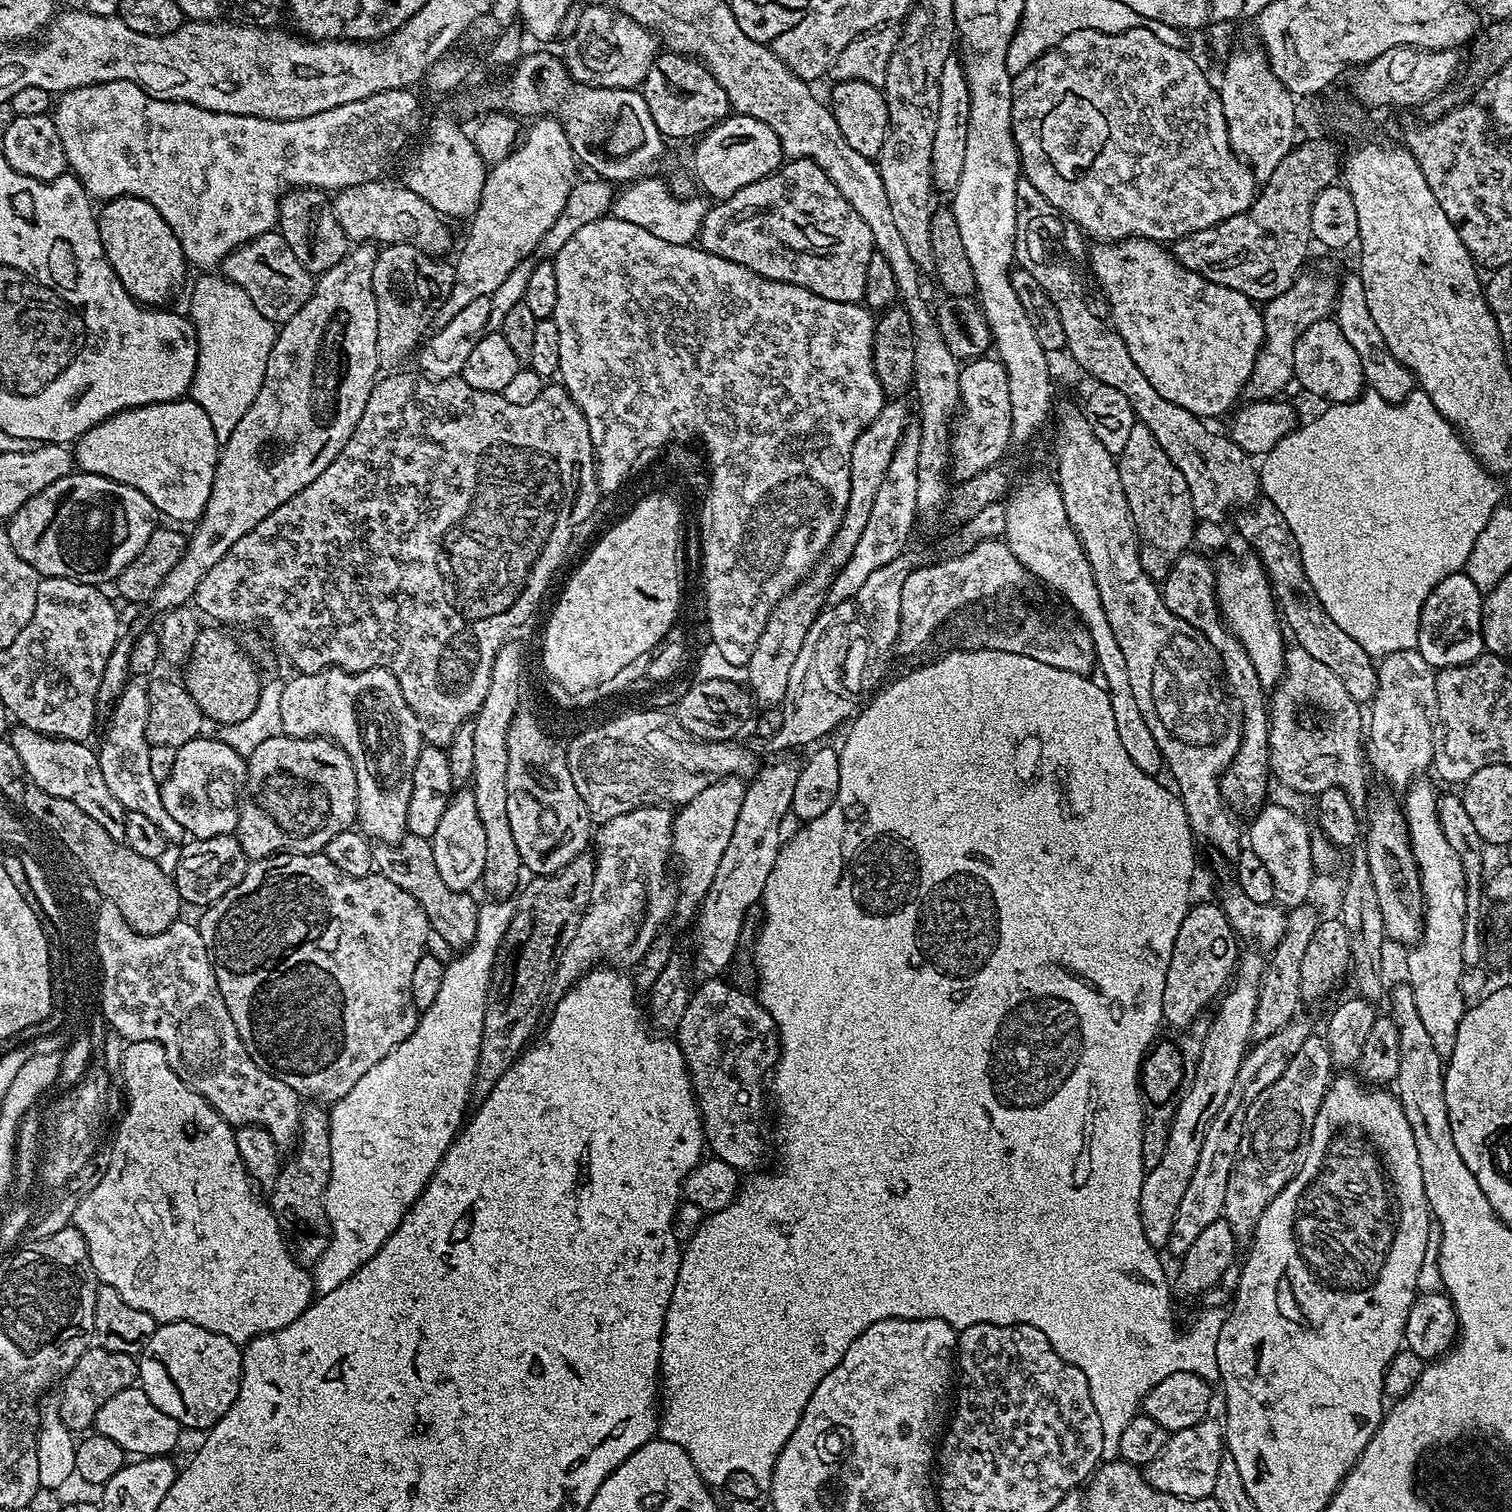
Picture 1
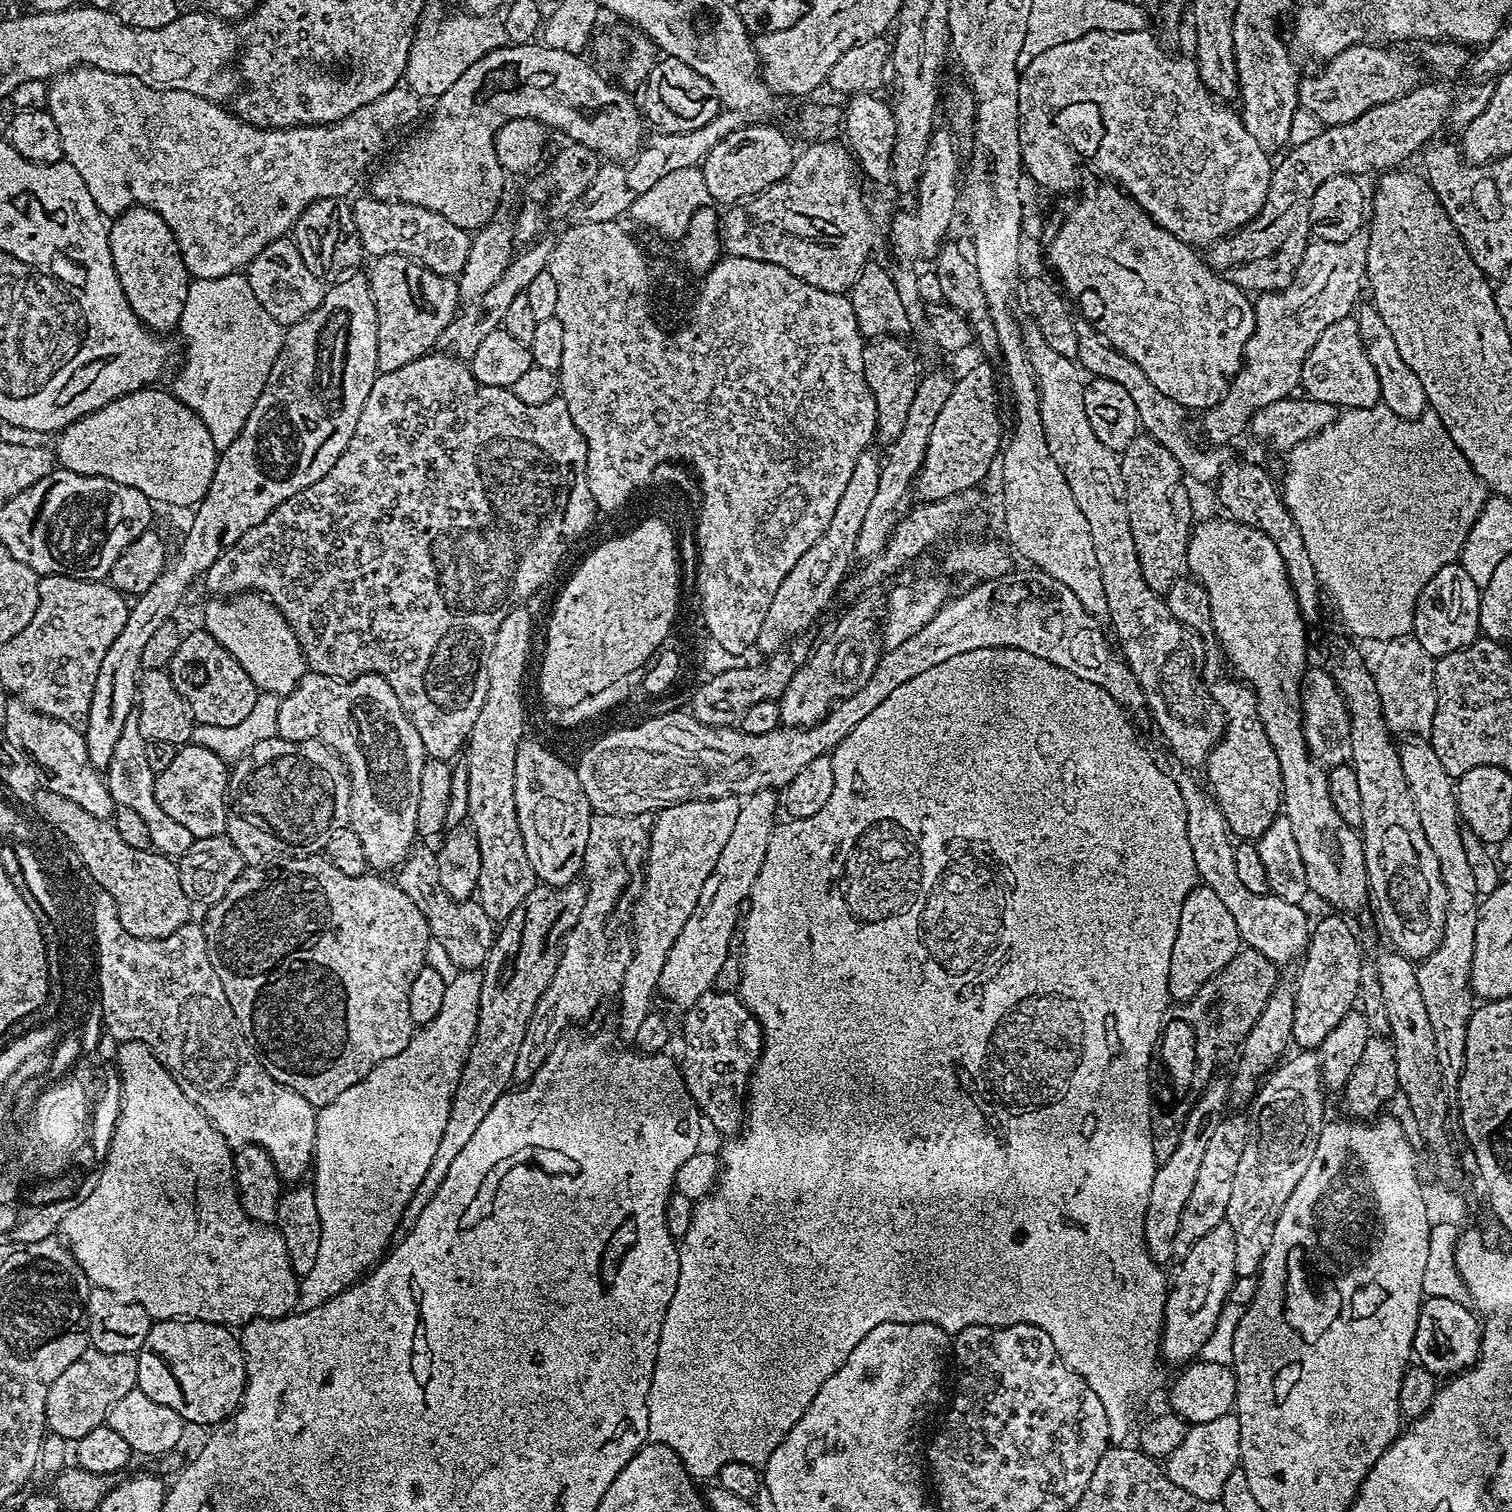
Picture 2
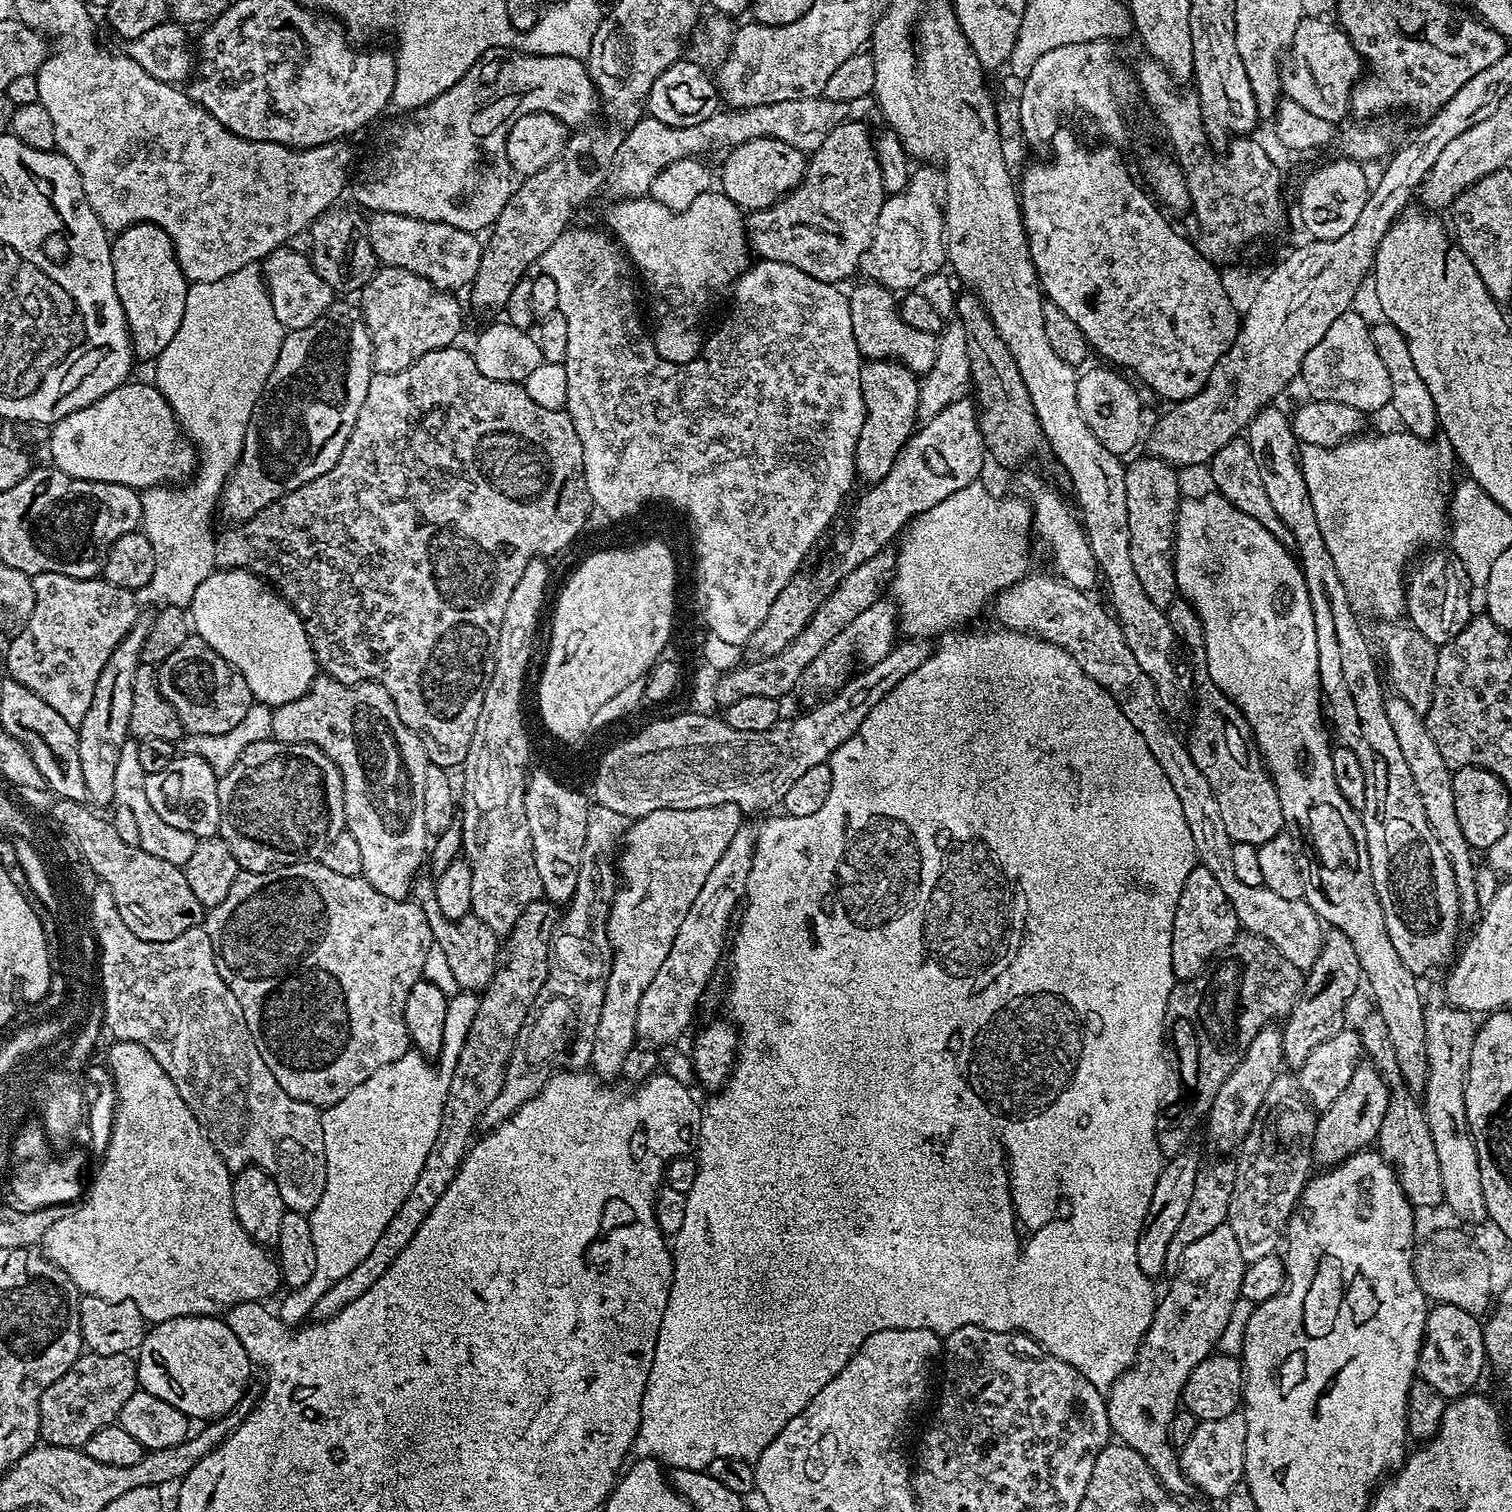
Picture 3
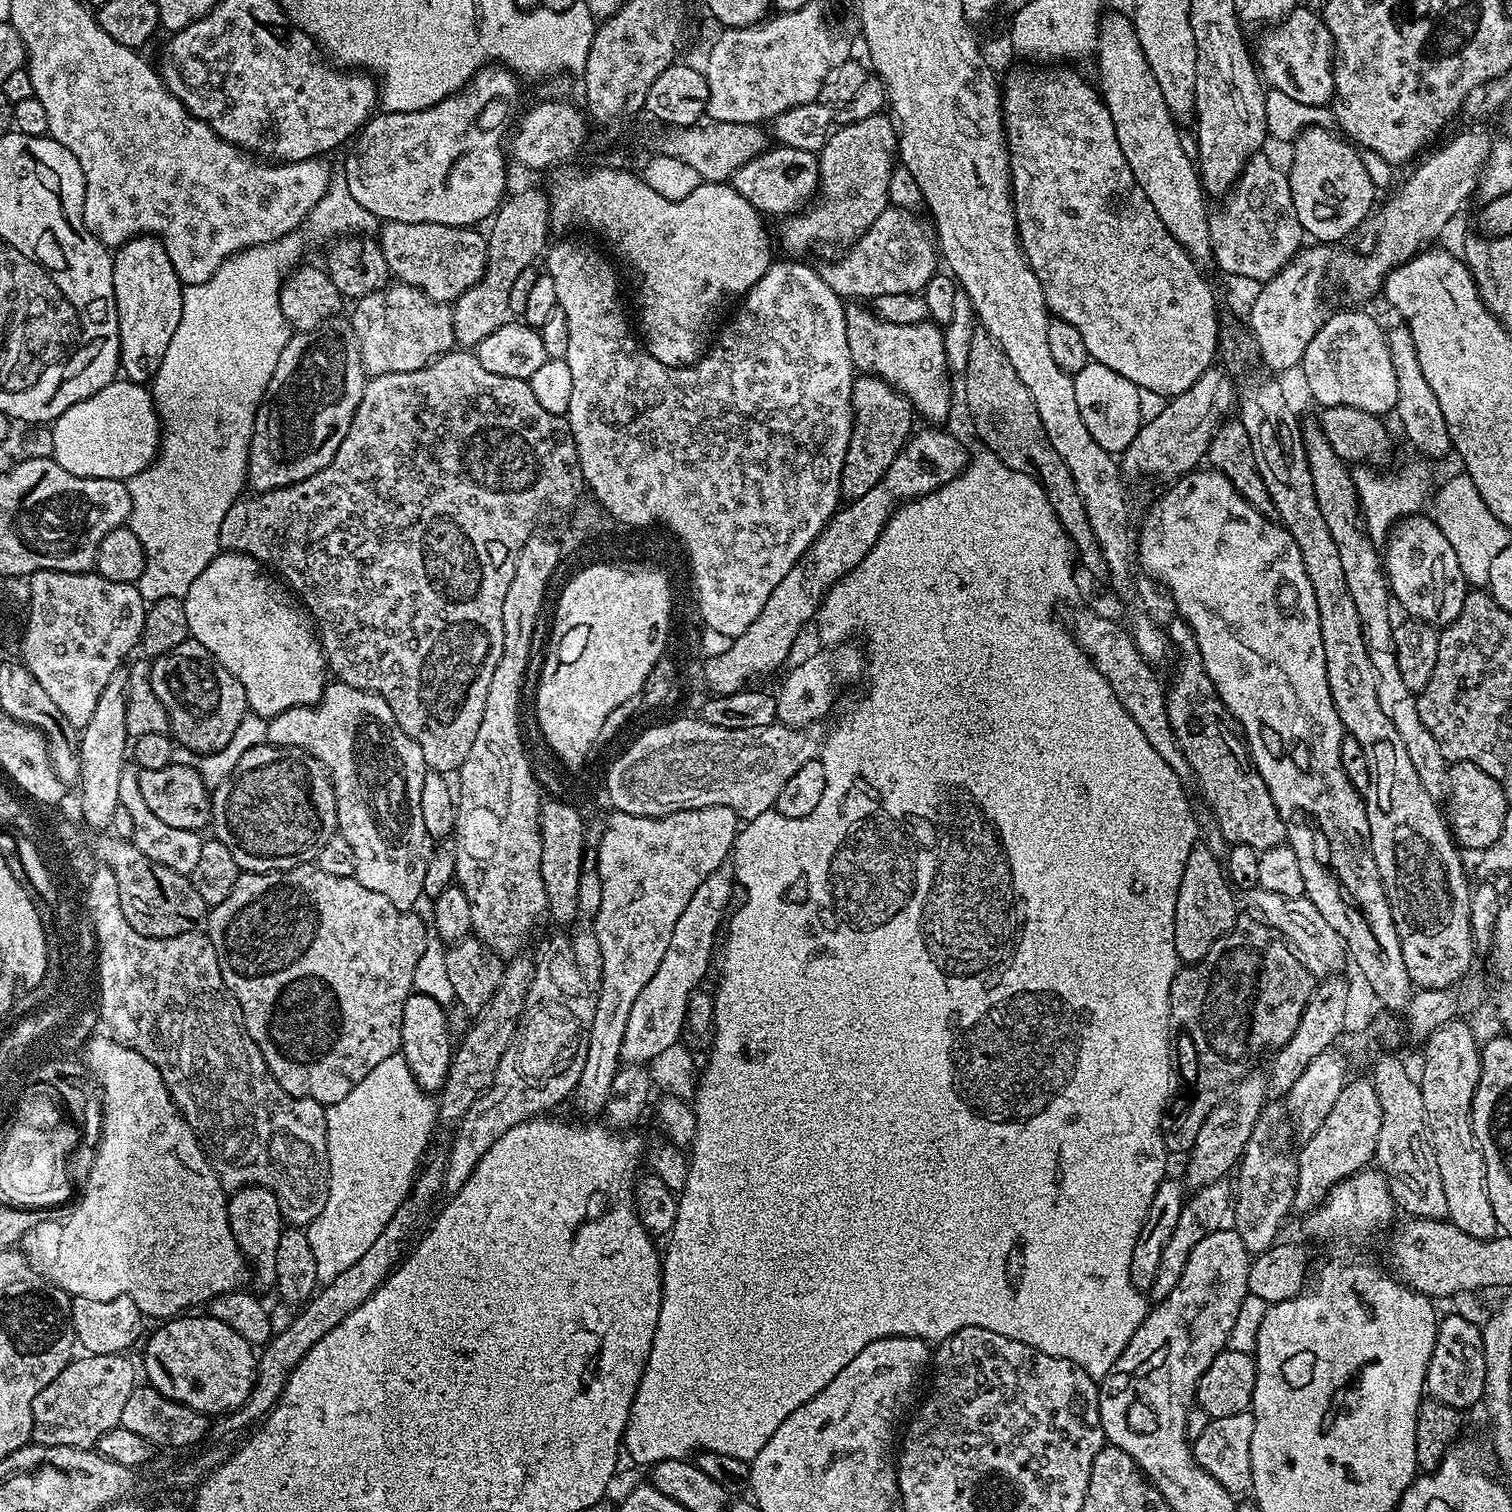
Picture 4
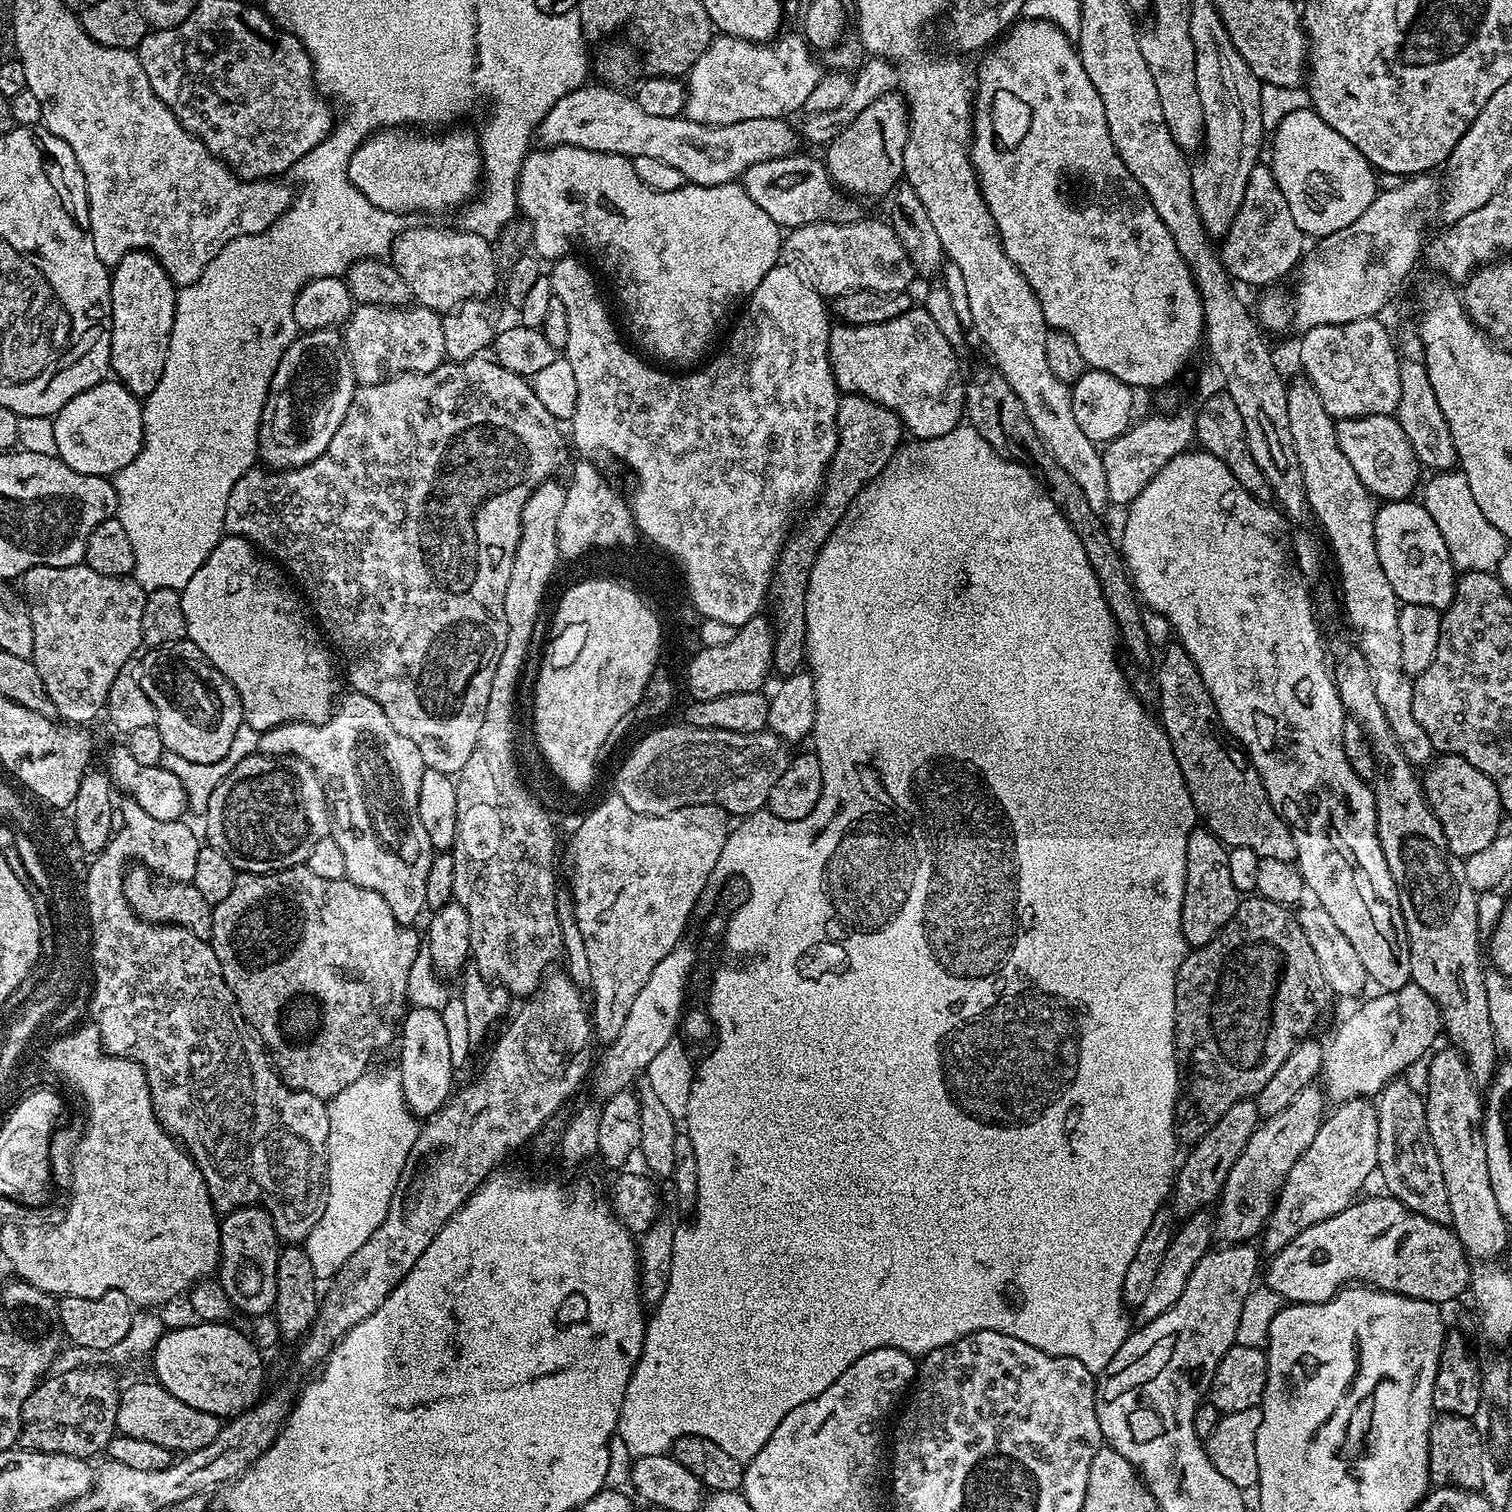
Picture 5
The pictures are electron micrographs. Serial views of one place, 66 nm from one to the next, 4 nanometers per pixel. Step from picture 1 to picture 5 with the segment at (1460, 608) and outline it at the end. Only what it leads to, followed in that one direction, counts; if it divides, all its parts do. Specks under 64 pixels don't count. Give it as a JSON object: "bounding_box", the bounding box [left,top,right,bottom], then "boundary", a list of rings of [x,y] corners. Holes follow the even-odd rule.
{"bounding_box":[1374,499,1458,610],"boundary":[[[1415,499],[1390,500],[1381,503],[1374,518],[1374,542],[1378,546],[1378,562],[1382,562],[1382,571],[1394,589],[1394,594],[1401,605],[1430,606],[1437,610],[1448,608],[1456,593],[1458,571],[1452,564],[1450,552],[1442,540],[1441,531],[1434,524],[1434,519],[1425,510],[1423,503]]]}

